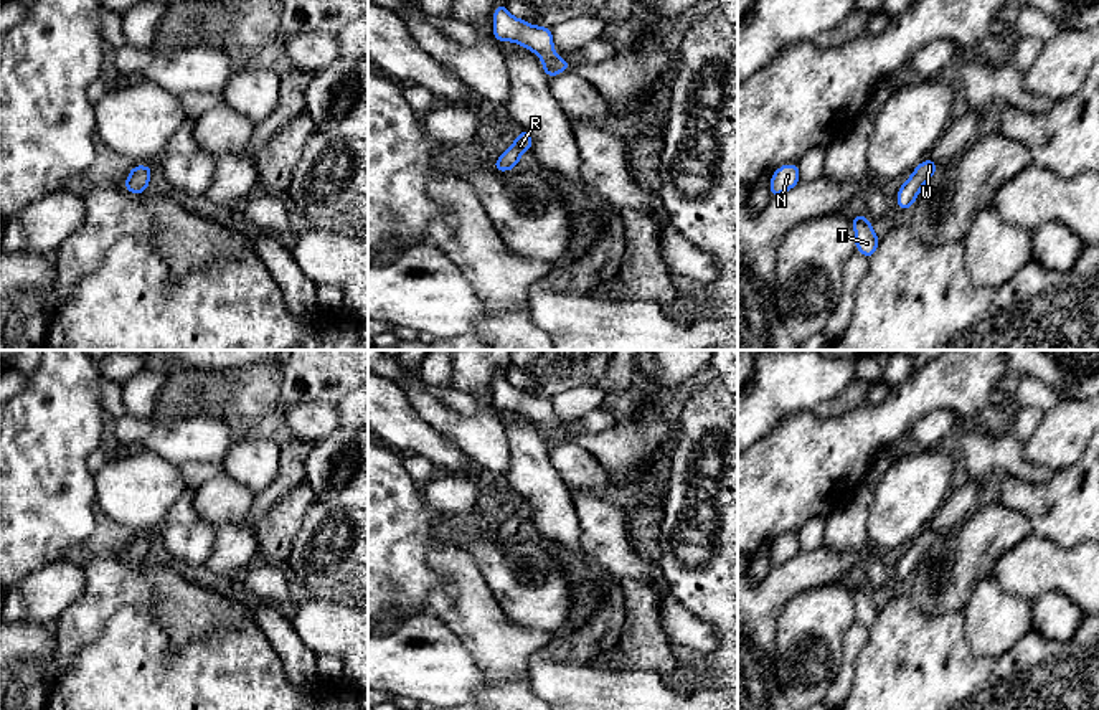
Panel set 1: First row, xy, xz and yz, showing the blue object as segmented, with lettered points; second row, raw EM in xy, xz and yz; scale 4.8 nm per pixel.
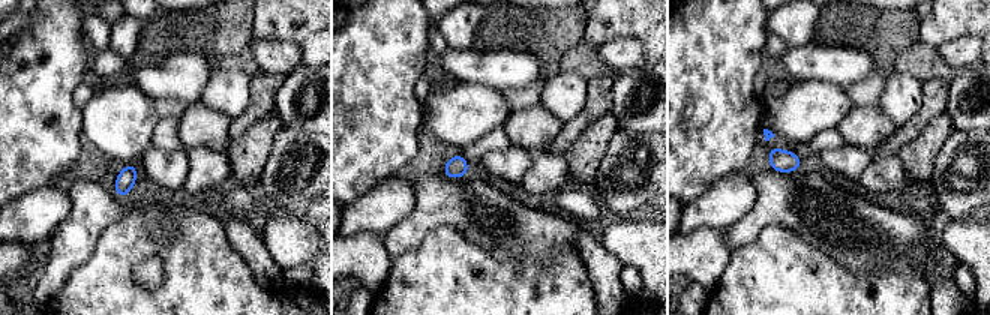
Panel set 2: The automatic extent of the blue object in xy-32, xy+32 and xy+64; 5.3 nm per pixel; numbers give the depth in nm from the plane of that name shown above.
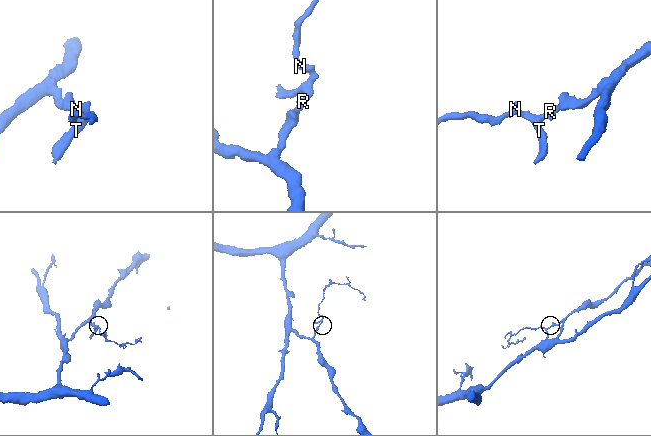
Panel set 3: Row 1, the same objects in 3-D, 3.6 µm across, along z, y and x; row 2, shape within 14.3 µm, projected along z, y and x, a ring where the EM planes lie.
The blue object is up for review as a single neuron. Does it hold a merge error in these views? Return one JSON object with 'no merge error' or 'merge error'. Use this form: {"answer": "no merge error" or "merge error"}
{"answer": "no merge error"}

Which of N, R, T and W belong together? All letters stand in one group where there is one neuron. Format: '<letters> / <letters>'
N R T W

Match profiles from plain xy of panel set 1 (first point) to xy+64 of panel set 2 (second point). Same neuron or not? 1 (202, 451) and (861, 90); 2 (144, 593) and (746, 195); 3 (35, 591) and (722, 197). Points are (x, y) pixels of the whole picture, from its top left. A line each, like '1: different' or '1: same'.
1: different
2: different
3: same

